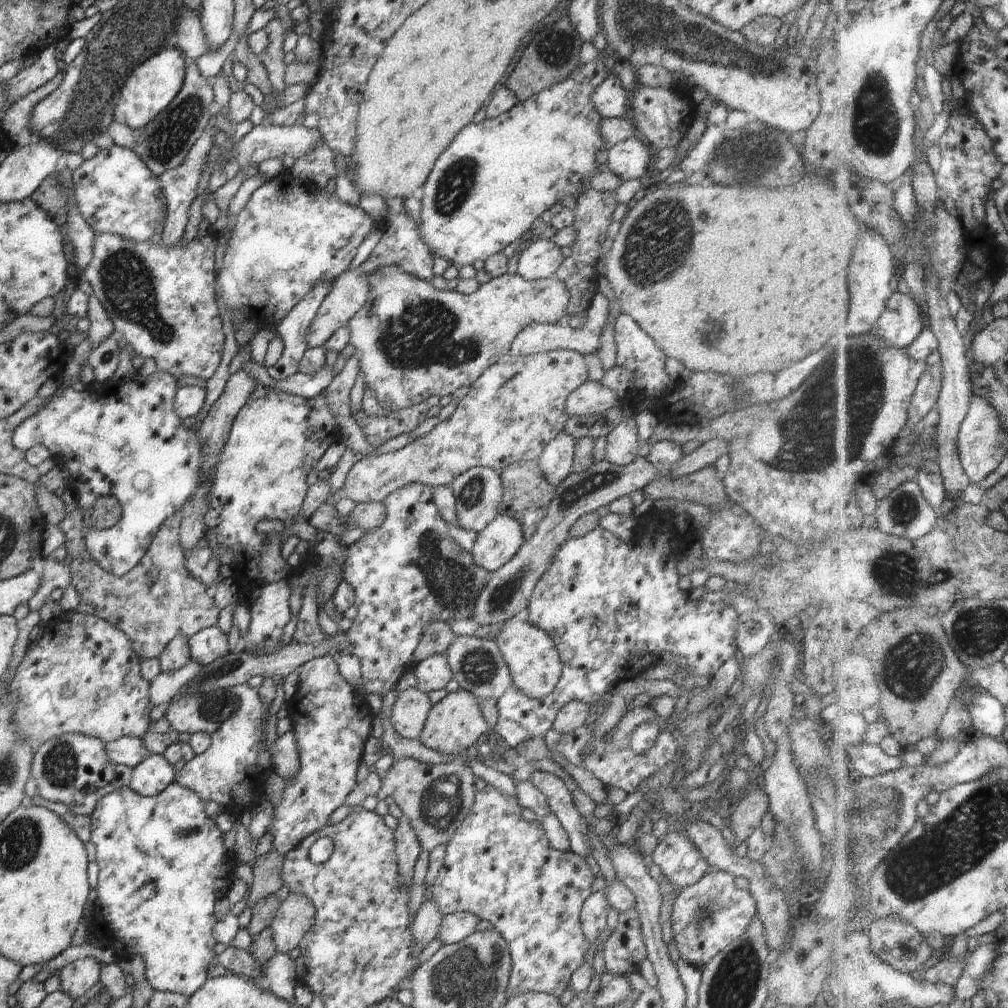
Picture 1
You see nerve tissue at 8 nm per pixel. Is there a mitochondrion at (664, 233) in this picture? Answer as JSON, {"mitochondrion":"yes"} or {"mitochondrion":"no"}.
{"mitochondrion":"yes"}

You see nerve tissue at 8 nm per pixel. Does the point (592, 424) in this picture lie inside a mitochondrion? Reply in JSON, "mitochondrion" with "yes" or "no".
{"mitochondrion":"no"}

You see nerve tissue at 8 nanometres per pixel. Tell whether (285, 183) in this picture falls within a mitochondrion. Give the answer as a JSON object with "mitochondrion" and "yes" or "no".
{"mitochondrion":"no"}

